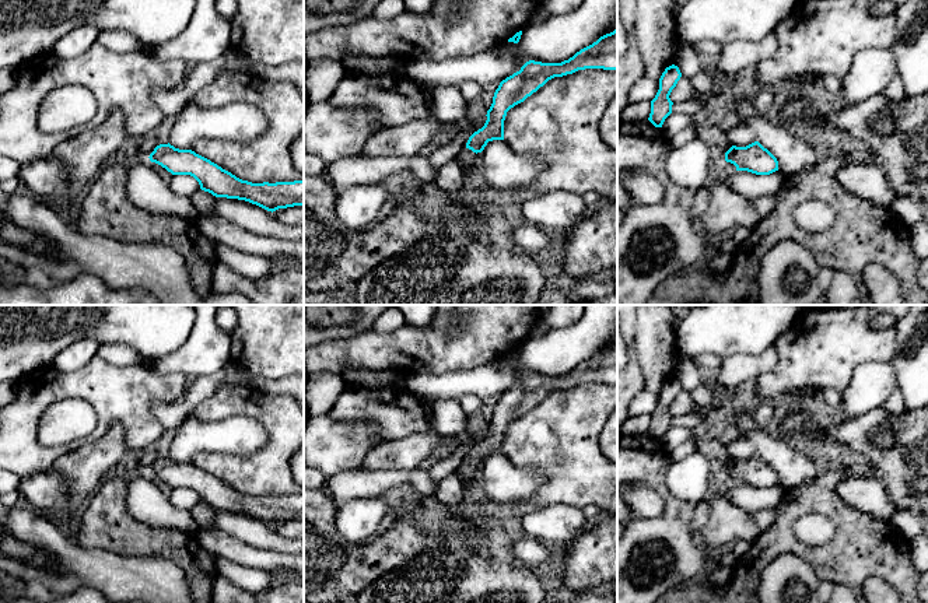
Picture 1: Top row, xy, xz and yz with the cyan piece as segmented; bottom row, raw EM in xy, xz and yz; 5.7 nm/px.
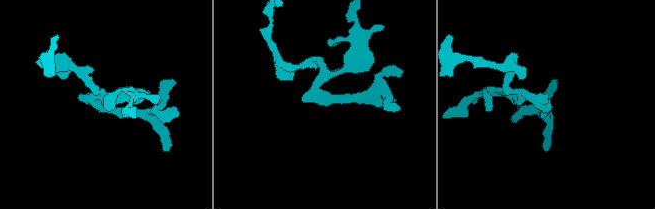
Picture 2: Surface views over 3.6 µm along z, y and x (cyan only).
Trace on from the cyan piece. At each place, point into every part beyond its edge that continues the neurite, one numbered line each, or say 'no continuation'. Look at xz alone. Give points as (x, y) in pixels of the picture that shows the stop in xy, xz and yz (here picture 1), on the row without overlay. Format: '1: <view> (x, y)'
1: xz (466, 470)

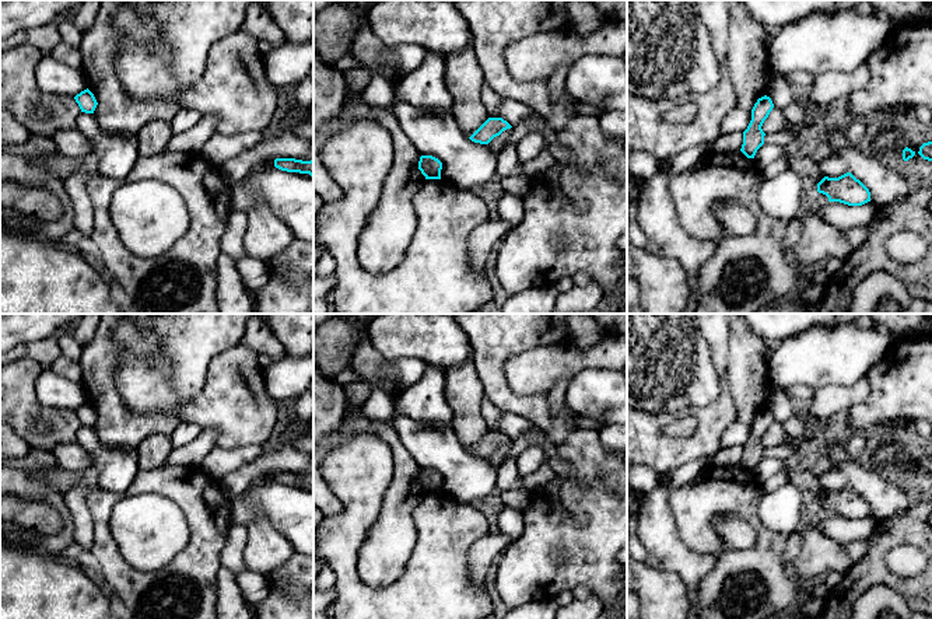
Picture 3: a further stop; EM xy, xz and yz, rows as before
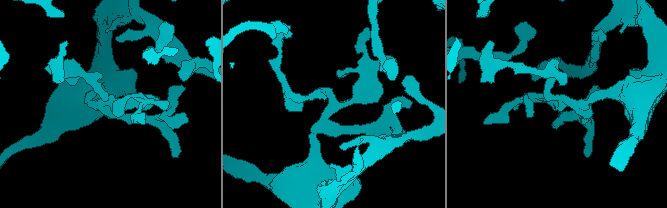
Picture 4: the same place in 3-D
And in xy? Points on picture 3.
no continuation

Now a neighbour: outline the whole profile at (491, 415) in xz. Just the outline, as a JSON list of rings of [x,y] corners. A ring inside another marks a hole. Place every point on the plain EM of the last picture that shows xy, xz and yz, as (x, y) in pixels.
[[[486,395],[481,401],[481,412],[483,412],[483,417],[487,423],[488,431],[501,431],[500,420],[502,416],[502,410],[495,408]]]

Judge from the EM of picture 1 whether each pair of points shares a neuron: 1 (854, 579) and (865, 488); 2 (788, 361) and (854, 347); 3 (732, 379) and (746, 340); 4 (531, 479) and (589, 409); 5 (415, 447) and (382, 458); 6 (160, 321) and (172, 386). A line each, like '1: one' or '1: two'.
1: two
2: one
3: two
4: two
5: one
6: two

